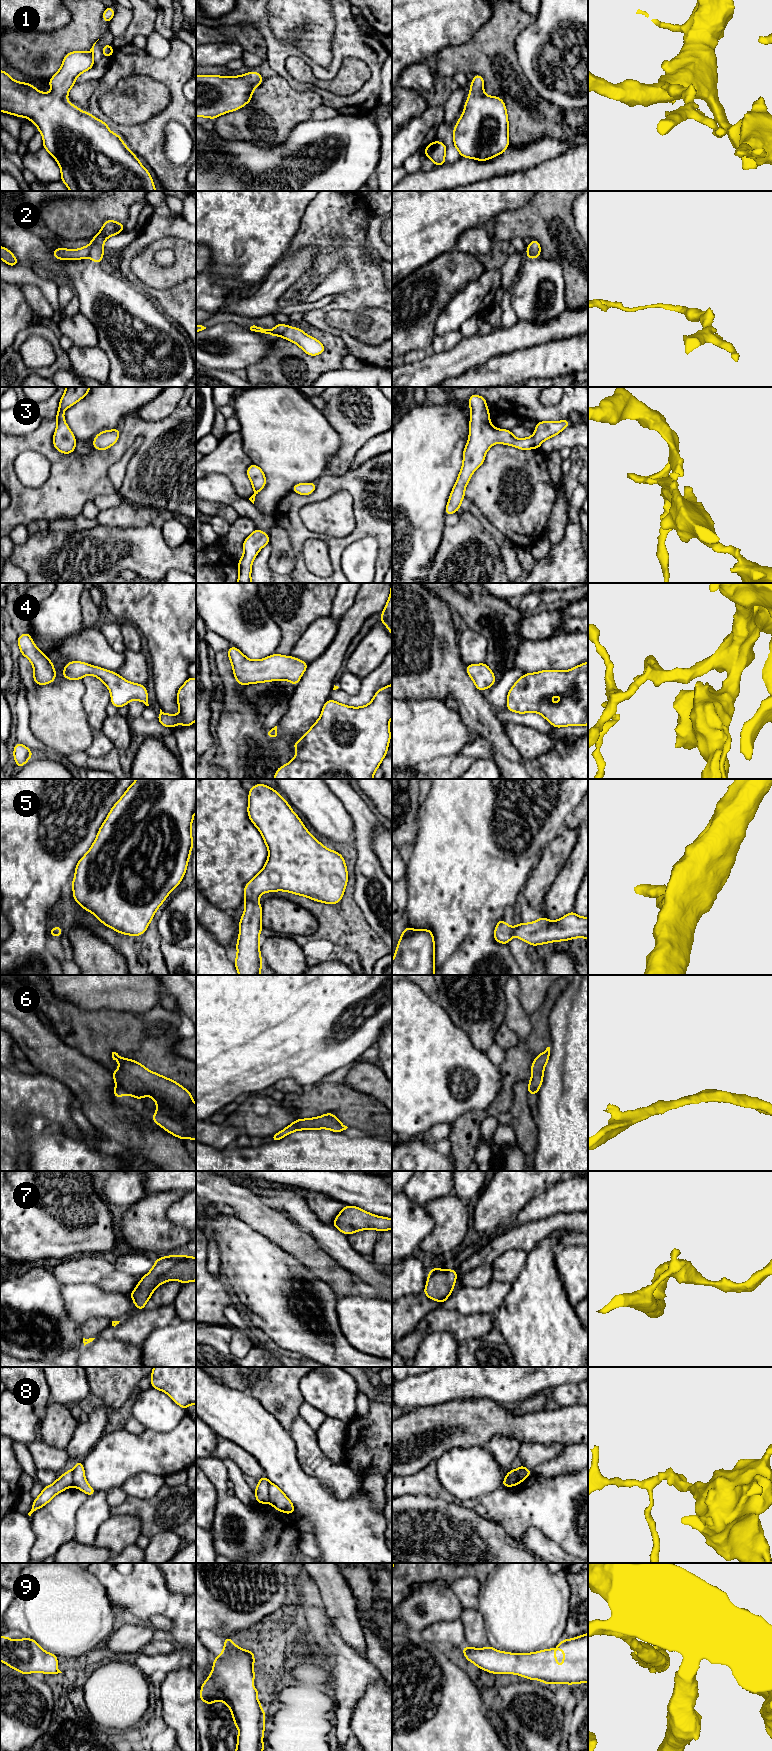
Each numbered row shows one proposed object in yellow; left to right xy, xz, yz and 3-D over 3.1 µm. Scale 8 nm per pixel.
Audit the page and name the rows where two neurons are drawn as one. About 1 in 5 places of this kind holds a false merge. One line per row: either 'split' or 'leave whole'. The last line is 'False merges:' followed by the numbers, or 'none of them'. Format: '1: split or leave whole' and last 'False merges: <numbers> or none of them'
1: leave whole
2: split
3: leave whole
4: leave whole
5: leave whole
6: leave whole
7: leave whole
8: split
9: leave whole
False merges: 2, 8

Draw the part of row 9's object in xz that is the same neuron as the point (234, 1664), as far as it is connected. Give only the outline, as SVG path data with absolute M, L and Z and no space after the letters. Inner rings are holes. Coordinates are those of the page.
M224 1638L224 1649L221 1654L213 1661L213 1670L210 1676L201 1685L201 1694L198 1696L201 1701L207 1705L215 1701L224 1701L226 1707L231 1709L230 1713L235 1722L235 1729L246 1730L246 1733L237 1732L237 1748L235 1751L263 1751L263 1734L265 1731L265 1709L259 1706L263 1701L257 1701L255 1698L261 1693L261 1690L253 1688L253 1680L258 1673L252 1672L252 1667L256 1664L253 1651L244 1650L232 1641L232 1638Z

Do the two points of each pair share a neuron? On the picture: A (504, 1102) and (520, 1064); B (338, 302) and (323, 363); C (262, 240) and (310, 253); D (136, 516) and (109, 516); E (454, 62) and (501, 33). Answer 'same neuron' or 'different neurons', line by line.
A: same neuron
B: different neurons
C: different neurons
D: same neuron
E: same neuron

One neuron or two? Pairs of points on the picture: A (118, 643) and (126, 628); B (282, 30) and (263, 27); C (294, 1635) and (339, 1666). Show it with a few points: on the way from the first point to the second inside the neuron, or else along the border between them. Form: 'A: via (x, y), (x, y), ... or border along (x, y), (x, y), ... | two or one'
A: border along (119, 621), (123, 644), (126, 648) | two
B: border along (267, 10), (272, 34), (287, 44) | two
C: border along (307, 1632), (312, 1641) | two

